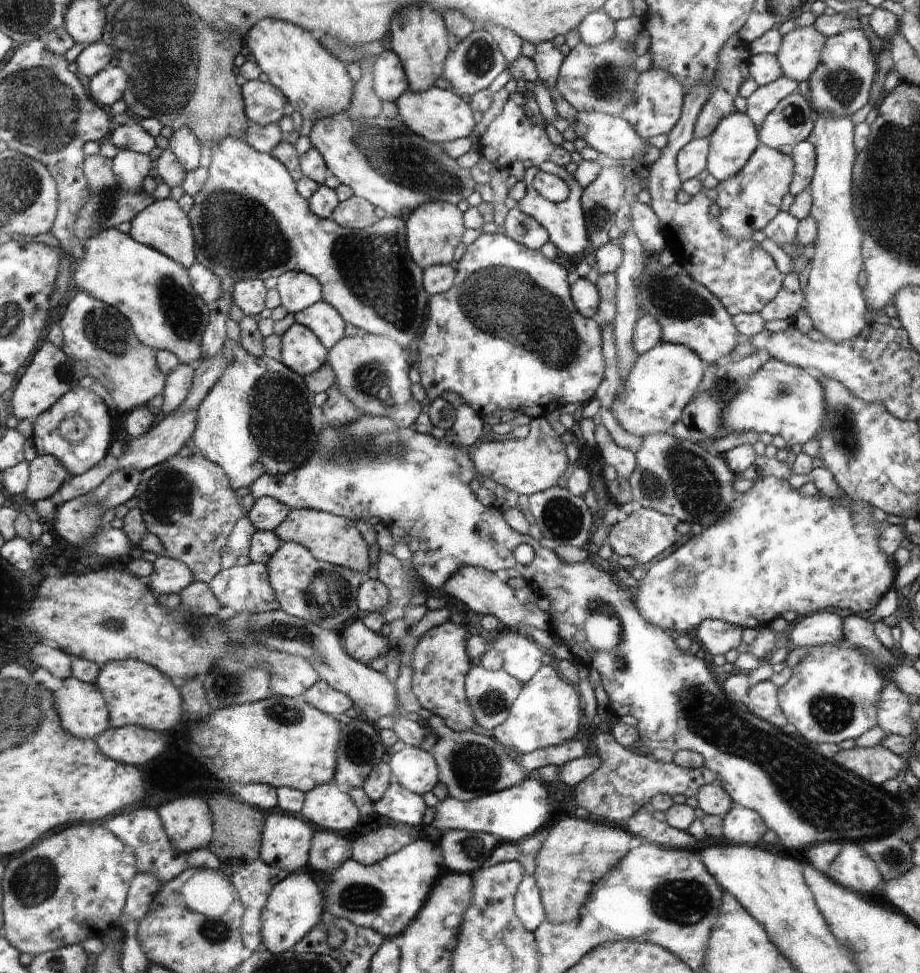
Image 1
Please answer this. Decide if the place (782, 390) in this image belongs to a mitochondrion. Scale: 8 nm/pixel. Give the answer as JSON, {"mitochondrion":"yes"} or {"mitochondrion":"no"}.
{"mitochondrion":"yes"}

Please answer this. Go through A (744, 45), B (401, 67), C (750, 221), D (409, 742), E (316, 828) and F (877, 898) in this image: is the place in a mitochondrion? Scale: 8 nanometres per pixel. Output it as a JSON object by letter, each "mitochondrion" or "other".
{"A":"other","B":"other","C":"other","D":"other","E":"other","F":"other"}

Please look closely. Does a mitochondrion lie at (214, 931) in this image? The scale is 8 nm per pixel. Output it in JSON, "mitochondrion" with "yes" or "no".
{"mitochondrion":"yes"}

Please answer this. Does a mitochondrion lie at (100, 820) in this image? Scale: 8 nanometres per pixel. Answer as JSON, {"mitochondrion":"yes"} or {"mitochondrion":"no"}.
{"mitochondrion":"no"}

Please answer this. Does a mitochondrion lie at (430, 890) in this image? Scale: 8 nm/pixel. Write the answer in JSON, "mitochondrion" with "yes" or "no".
{"mitochondrion":"no"}

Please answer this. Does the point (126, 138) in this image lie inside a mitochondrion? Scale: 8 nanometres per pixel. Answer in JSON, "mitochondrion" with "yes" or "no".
{"mitochondrion":"no"}

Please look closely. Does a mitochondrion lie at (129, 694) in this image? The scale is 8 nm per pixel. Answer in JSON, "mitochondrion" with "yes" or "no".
{"mitochondrion":"no"}

